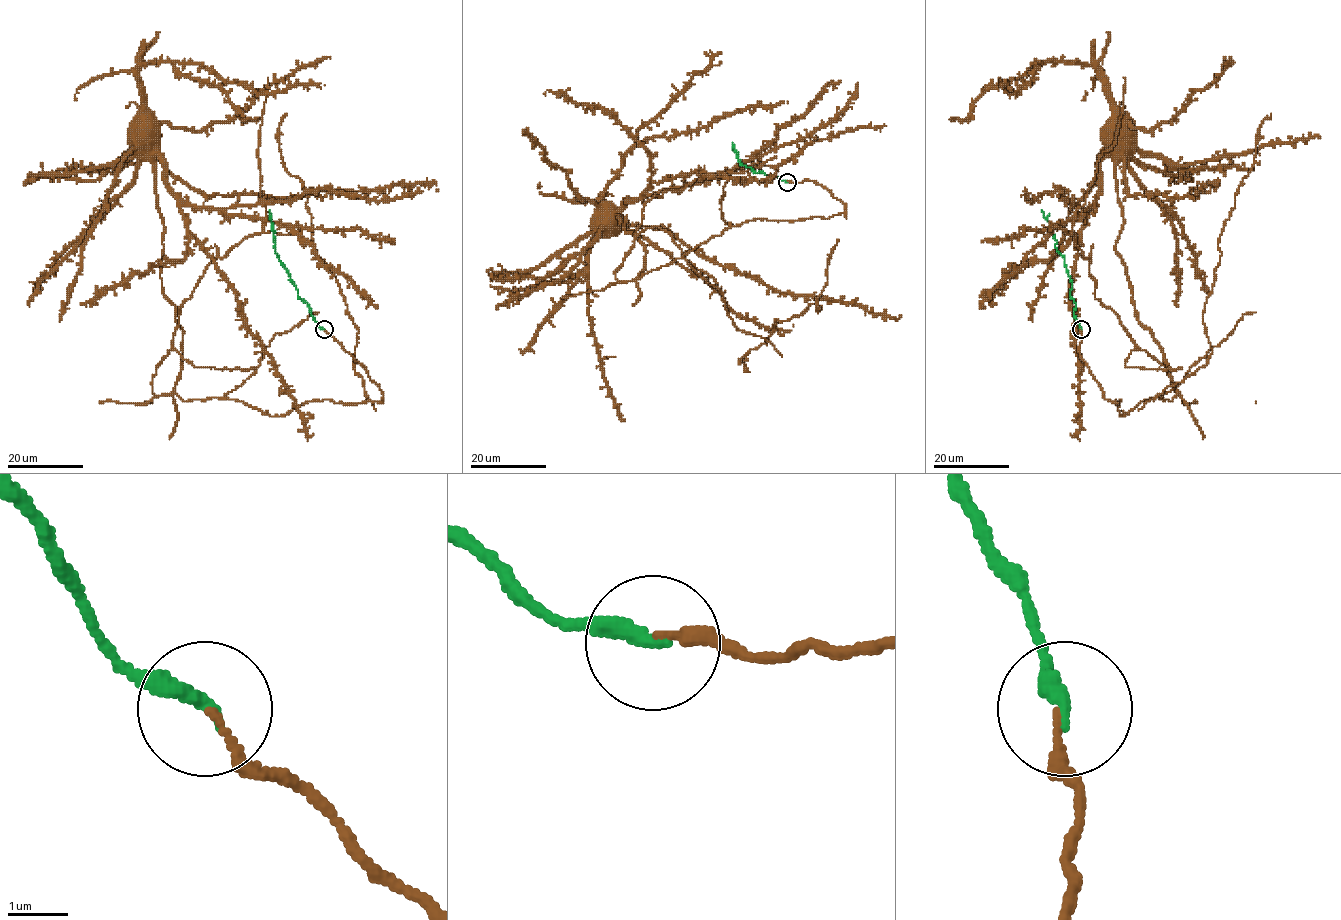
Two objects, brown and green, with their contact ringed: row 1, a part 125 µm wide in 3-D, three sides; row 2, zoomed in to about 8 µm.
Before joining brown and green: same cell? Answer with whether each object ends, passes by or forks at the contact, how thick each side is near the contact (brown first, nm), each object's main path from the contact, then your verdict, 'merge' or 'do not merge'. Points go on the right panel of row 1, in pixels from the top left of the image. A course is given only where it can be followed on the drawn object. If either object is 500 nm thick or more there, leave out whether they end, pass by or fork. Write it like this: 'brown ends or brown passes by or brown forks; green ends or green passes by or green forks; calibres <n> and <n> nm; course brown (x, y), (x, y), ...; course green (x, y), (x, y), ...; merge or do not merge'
brown ends; green ends; calibres 110 and 300 nm; course brown (1080, 329), (1121, 416), (1176, 393), (1115, 248), (1111, 155), (1068, 291), (1070, 434); course green (1081, 329), (1074, 315), (1071, 282), (1064, 258), (1056, 250), (1056, 240), (1041, 209); merge

